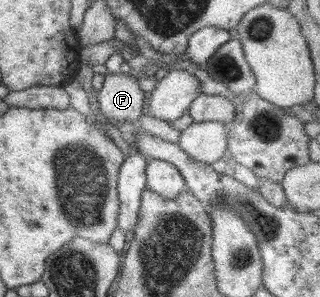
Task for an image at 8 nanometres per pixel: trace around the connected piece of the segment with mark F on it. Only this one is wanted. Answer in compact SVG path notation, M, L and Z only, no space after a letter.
M107 74L102 89L97 92L102 119L137 124L143 115L143 92L133 74Z

